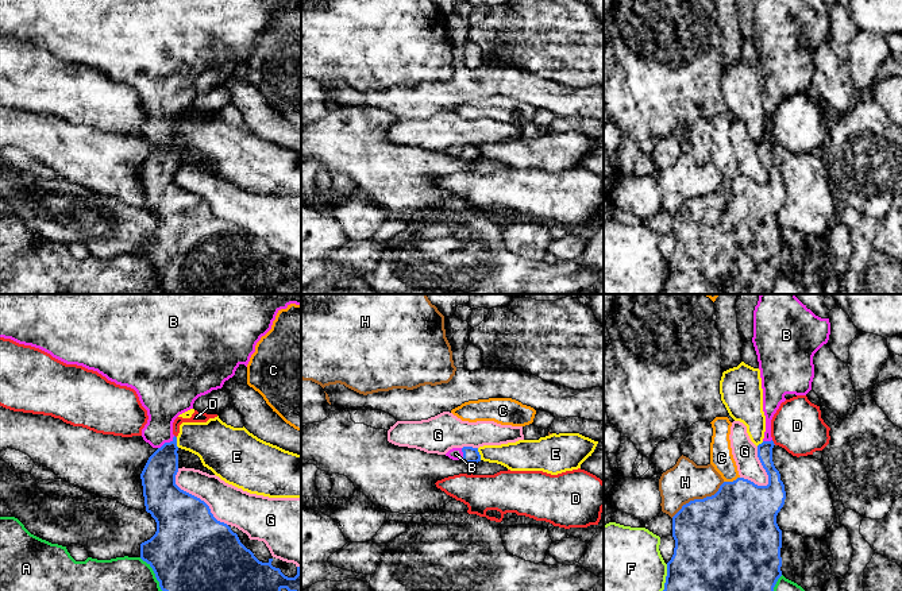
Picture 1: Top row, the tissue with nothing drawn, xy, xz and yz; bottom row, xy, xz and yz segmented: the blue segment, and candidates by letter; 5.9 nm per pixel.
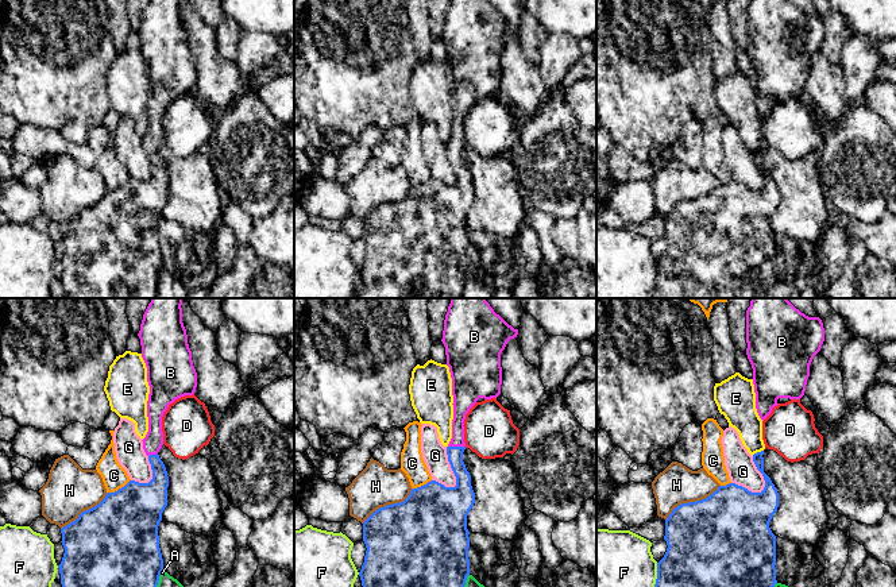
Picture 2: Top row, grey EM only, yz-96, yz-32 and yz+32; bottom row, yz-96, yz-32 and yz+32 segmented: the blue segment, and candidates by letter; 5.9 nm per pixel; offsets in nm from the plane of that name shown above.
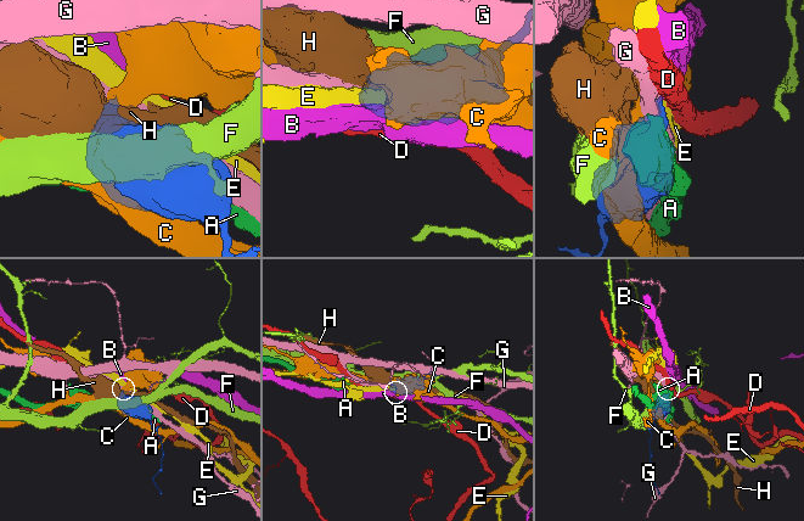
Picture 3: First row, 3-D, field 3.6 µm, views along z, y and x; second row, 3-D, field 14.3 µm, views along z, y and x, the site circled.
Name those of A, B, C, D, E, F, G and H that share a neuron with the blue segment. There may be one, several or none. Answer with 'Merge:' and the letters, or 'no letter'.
Merge: B

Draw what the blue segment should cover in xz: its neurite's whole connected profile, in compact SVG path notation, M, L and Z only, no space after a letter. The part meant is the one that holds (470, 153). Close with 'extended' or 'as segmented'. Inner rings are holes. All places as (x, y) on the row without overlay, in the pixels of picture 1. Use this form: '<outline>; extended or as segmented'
M473 144L452 146L446 151L446 154L448 154L452 158L460 158L465 161L481 159L481 152L478 150L478 146Z; extended

